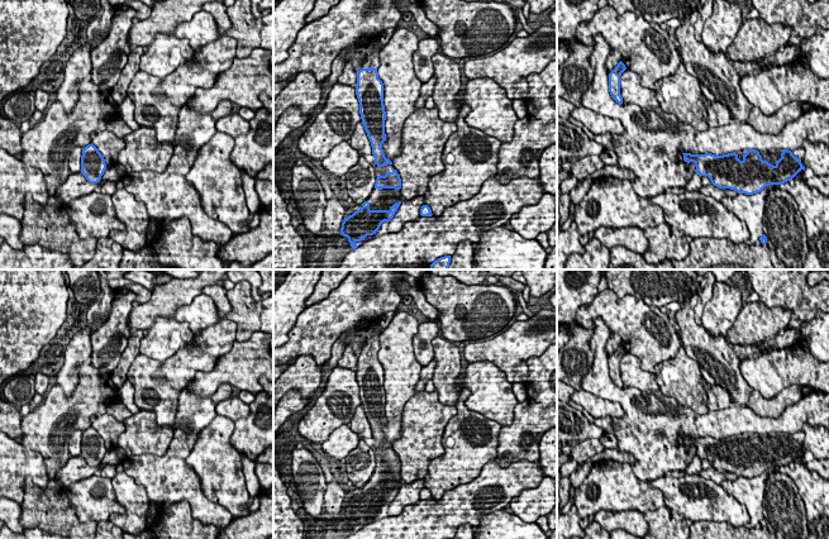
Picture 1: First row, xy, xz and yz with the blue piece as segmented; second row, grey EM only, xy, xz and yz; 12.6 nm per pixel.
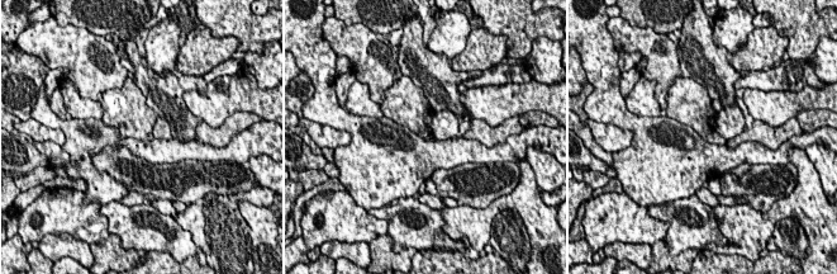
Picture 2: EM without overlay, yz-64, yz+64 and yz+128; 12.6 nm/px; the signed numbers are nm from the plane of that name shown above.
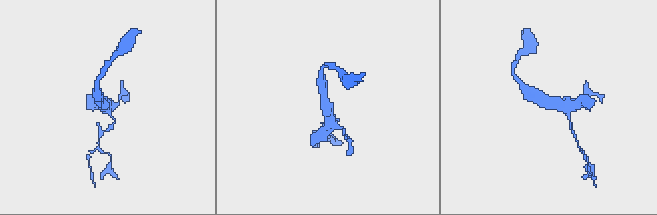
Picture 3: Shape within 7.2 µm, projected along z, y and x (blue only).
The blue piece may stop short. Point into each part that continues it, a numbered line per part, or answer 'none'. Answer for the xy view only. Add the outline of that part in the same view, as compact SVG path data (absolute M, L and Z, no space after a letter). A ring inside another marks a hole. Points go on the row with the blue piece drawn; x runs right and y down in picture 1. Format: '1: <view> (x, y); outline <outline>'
none

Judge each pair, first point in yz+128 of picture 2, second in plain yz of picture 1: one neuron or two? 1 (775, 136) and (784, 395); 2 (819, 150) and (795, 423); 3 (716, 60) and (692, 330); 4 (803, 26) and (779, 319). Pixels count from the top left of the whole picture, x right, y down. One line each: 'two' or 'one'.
1: one
2: two
3: one
4: two

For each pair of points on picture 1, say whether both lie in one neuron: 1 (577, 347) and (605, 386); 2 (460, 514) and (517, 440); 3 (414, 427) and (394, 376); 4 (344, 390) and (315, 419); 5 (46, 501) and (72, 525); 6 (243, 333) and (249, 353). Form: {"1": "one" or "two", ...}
{"1": "two", "2": "two", "3": "two", "4": "one", "5": "one", "6": "two"}

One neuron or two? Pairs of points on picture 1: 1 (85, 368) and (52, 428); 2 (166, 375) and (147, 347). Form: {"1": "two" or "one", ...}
{"1": "one", "2": "two"}

